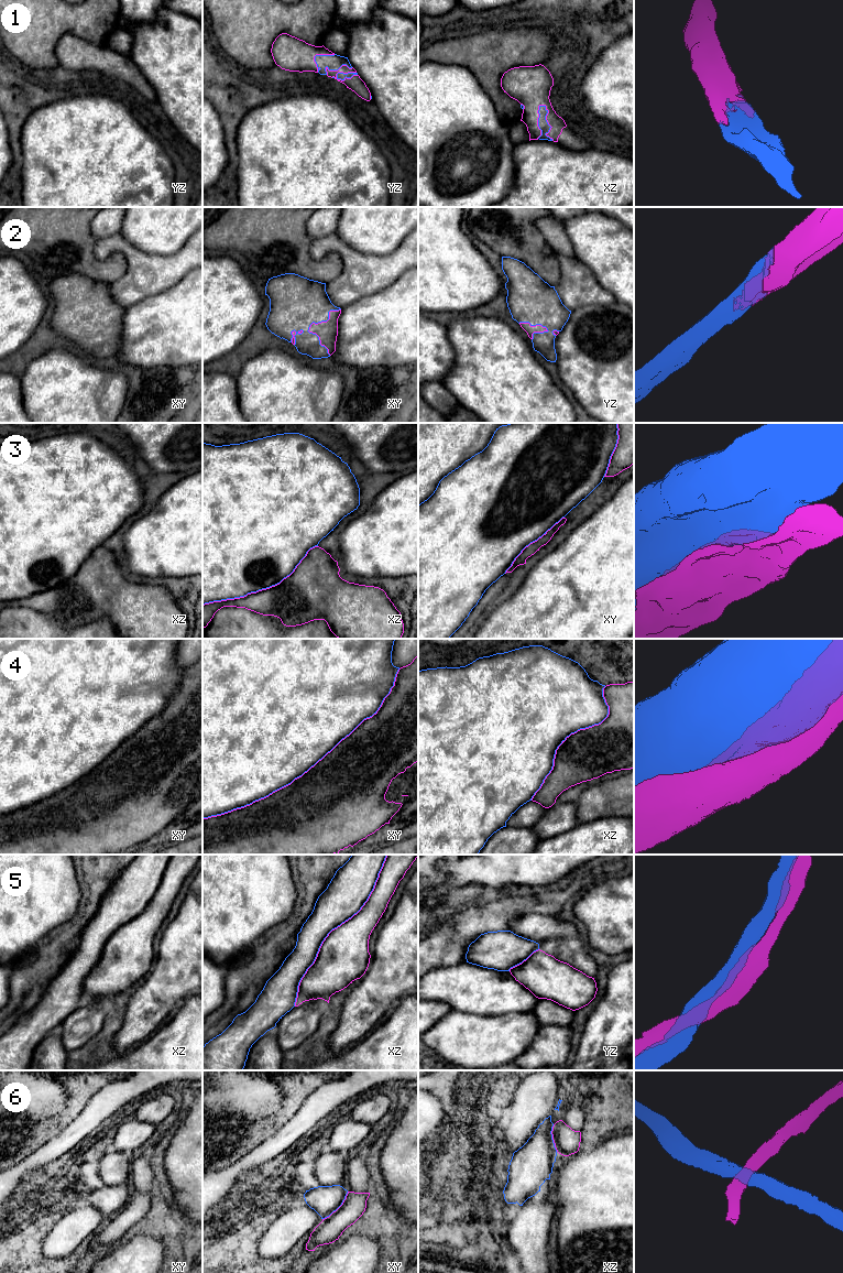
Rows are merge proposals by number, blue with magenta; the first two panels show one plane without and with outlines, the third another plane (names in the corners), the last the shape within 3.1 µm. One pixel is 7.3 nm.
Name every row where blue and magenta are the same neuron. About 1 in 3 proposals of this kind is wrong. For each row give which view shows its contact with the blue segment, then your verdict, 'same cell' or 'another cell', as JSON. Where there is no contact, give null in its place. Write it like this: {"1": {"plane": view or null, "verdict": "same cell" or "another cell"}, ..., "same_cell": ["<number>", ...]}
{"1": {"plane": "yz", "verdict": "same cell"}, "2": {"plane": "xy", "verdict": "same cell"}, "3": {"plane": "xz", "verdict": "another cell"}, "4": {"plane": "xy", "verdict": "another cell"}, "5": {"plane": "xz", "verdict": "another cell"}, "6": {"plane": "xy", "verdict": "another cell"}, "same_cell": ["1", "2"]}

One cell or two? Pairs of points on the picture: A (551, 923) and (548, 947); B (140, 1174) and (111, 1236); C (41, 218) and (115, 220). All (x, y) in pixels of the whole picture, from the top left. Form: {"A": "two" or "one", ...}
{"A": "two", "B": "one", "C": "two"}

